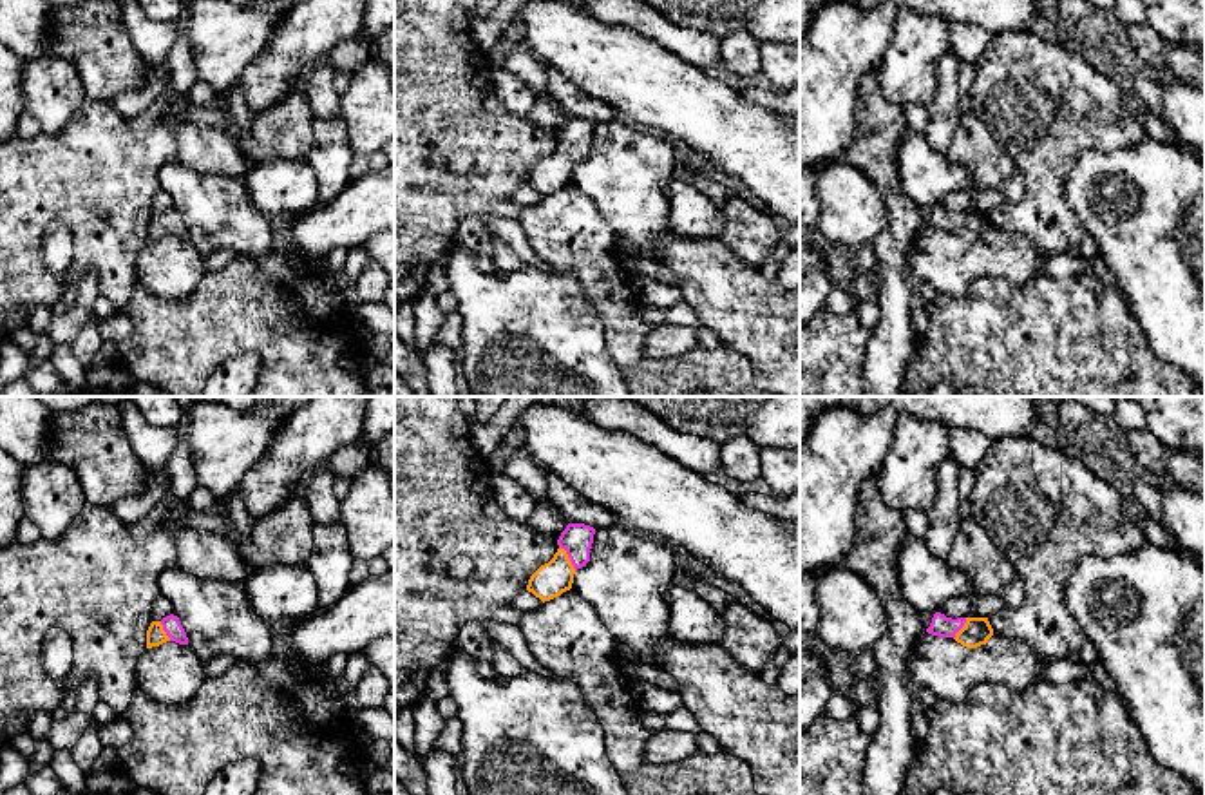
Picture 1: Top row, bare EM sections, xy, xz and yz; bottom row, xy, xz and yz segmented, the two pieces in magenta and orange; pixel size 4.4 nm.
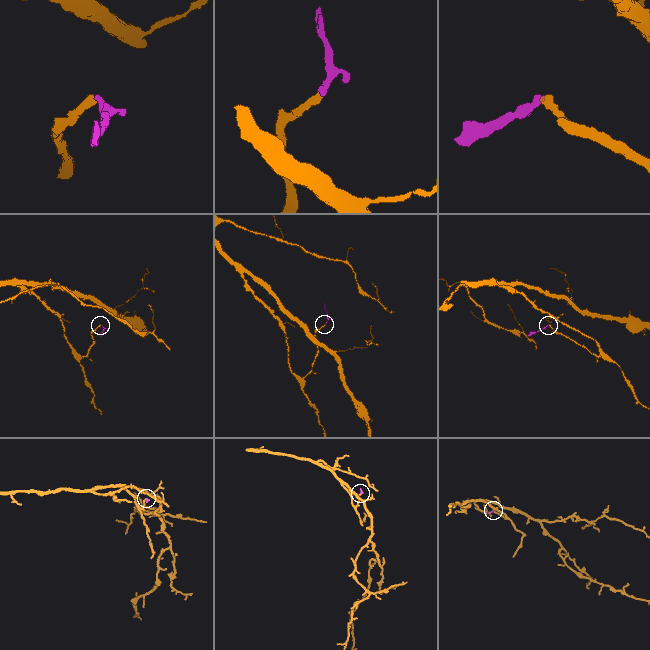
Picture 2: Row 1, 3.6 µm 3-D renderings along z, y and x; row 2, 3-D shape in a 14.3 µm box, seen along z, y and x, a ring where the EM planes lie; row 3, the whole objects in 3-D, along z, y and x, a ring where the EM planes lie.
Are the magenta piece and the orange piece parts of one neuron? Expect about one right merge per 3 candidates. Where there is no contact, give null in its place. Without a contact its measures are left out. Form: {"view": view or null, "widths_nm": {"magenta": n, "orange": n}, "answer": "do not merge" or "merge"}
{"view": "xz", "widths_nm": {"magenta": 140, "orange": 160}, "answer": "merge"}

